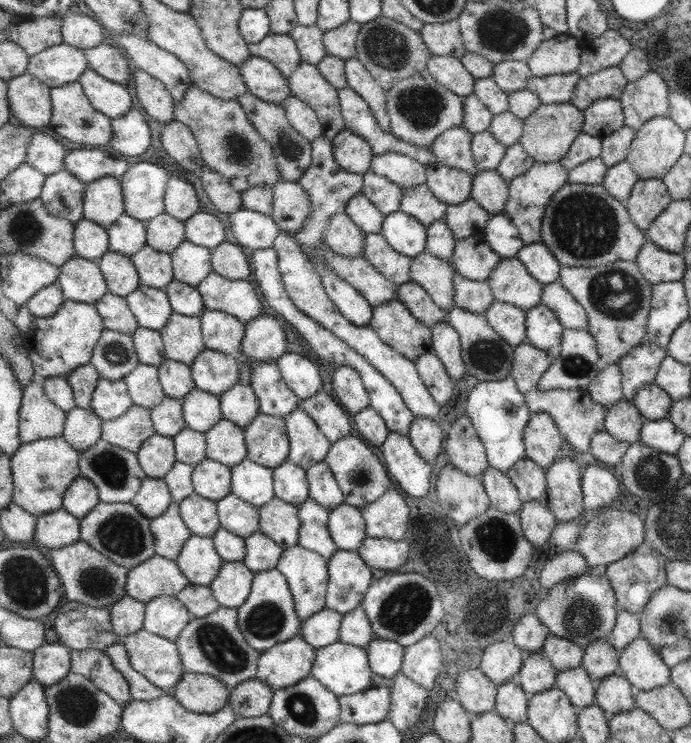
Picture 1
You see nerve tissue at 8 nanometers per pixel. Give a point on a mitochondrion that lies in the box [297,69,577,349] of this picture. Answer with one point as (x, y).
(421, 106)

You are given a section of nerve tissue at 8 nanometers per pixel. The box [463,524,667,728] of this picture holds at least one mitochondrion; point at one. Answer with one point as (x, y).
(583, 619)

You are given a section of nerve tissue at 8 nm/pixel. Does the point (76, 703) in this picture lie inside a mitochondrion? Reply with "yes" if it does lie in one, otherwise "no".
yes

